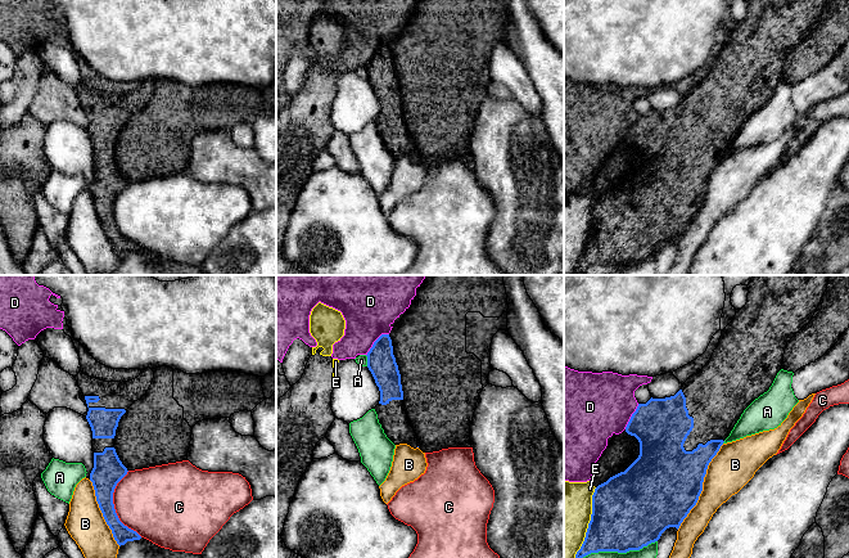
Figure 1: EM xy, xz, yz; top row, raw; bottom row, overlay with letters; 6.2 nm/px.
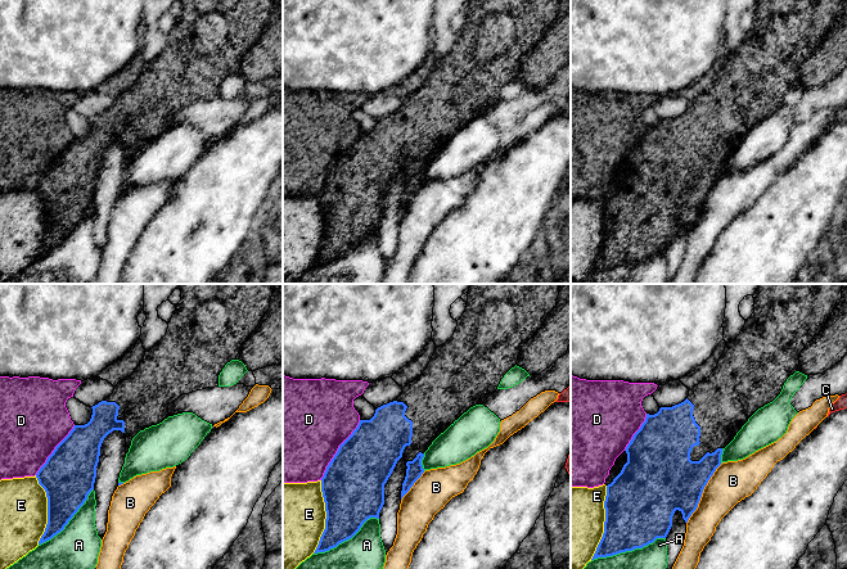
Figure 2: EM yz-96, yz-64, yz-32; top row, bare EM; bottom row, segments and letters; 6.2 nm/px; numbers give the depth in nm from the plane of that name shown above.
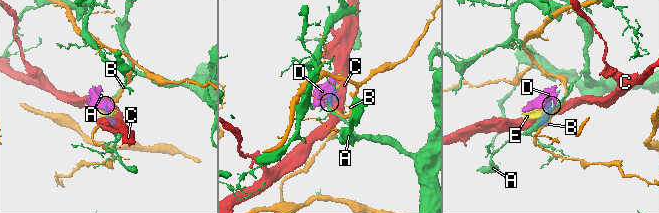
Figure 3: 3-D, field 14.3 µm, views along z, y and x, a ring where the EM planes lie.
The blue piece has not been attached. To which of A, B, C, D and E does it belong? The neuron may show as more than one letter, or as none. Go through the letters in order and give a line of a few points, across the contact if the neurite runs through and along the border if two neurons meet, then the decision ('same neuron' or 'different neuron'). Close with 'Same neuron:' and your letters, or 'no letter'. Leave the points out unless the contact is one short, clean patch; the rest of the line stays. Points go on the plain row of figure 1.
A: different neuron
B: different neuron
C: different neuron
D: different neuron
E: different neuron
Same neuron: no letter

